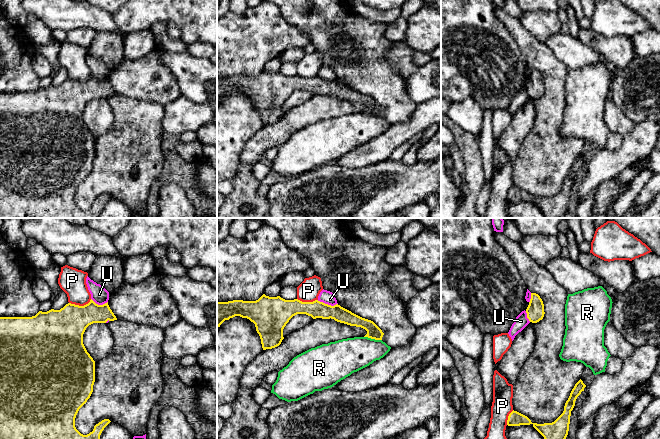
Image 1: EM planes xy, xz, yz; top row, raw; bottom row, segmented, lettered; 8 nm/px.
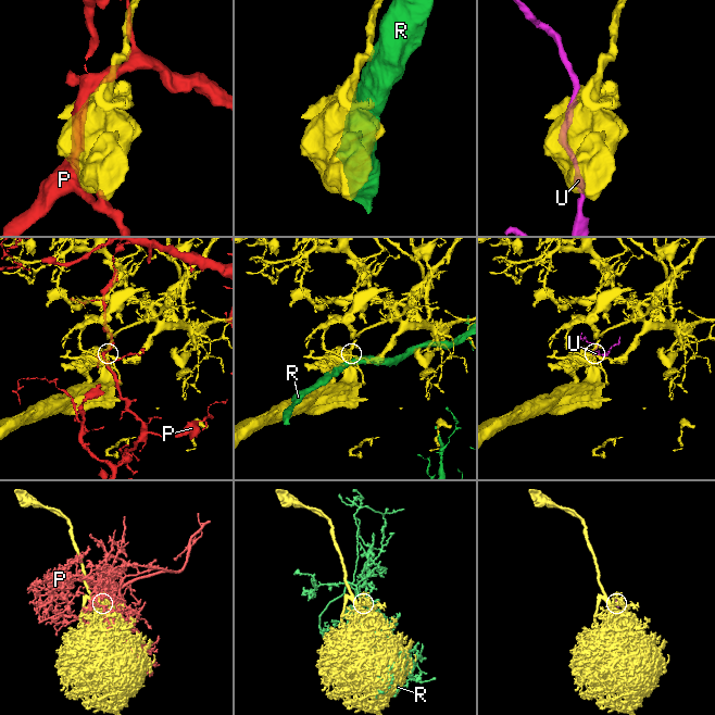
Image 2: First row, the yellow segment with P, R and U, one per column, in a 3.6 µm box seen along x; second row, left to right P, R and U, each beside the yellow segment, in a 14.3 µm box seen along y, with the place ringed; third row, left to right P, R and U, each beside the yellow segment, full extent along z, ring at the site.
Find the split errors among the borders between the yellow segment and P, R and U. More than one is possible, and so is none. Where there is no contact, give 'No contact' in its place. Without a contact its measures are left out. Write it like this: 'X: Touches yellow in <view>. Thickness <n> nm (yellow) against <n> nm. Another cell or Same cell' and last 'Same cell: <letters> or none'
P: Touches yellow in xy. Thickness 340 nm (yellow) against 220 nm. Another cell
R: Touches yellow in xz. Thickness 110 nm (yellow) against 280 nm. Another cell
U: Touches yellow in xz. Thickness 140 nm (yellow) against 110 nm. Another cell
Same cell: none

